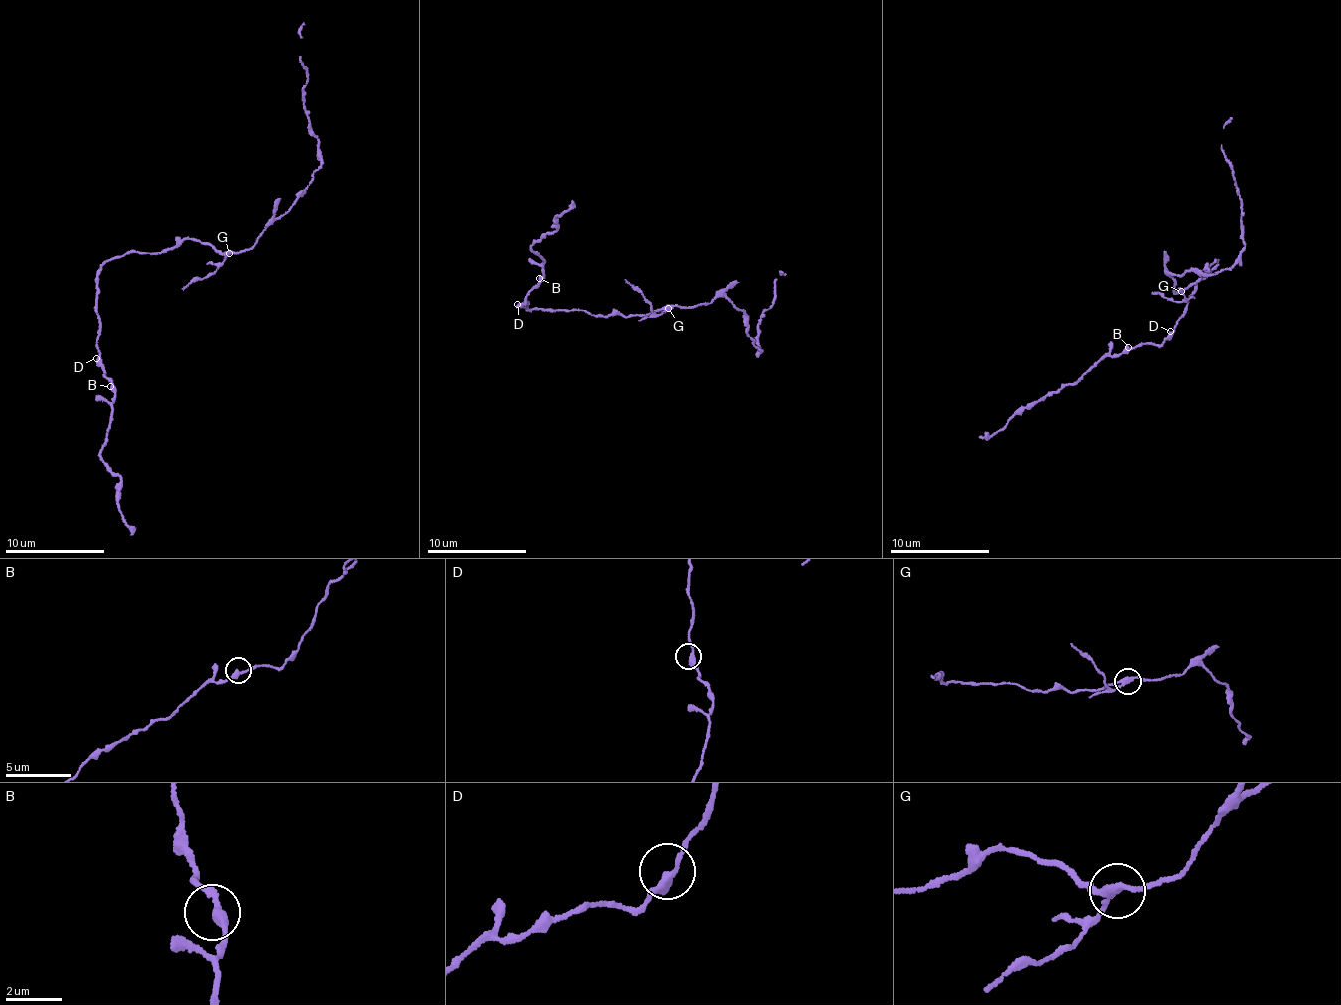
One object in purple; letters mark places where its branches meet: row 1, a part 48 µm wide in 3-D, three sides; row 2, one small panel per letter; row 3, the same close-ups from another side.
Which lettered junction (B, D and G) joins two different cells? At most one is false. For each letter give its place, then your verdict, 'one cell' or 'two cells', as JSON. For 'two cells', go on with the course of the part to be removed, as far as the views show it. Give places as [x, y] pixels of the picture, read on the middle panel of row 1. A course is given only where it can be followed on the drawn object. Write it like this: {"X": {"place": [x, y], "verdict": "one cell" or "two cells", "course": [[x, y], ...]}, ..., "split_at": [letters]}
{"B": {"place": [539, 278], "verdict": "one cell"}, "D": {"place": [517, 304], "verdict": "one cell"}, "G": {"place": [668, 308], "verdict": "two cells", "course": [[669, 309], [662, 314], [652, 311], [652, 304], [624, 280]]}, "split_at": ["G"]}

